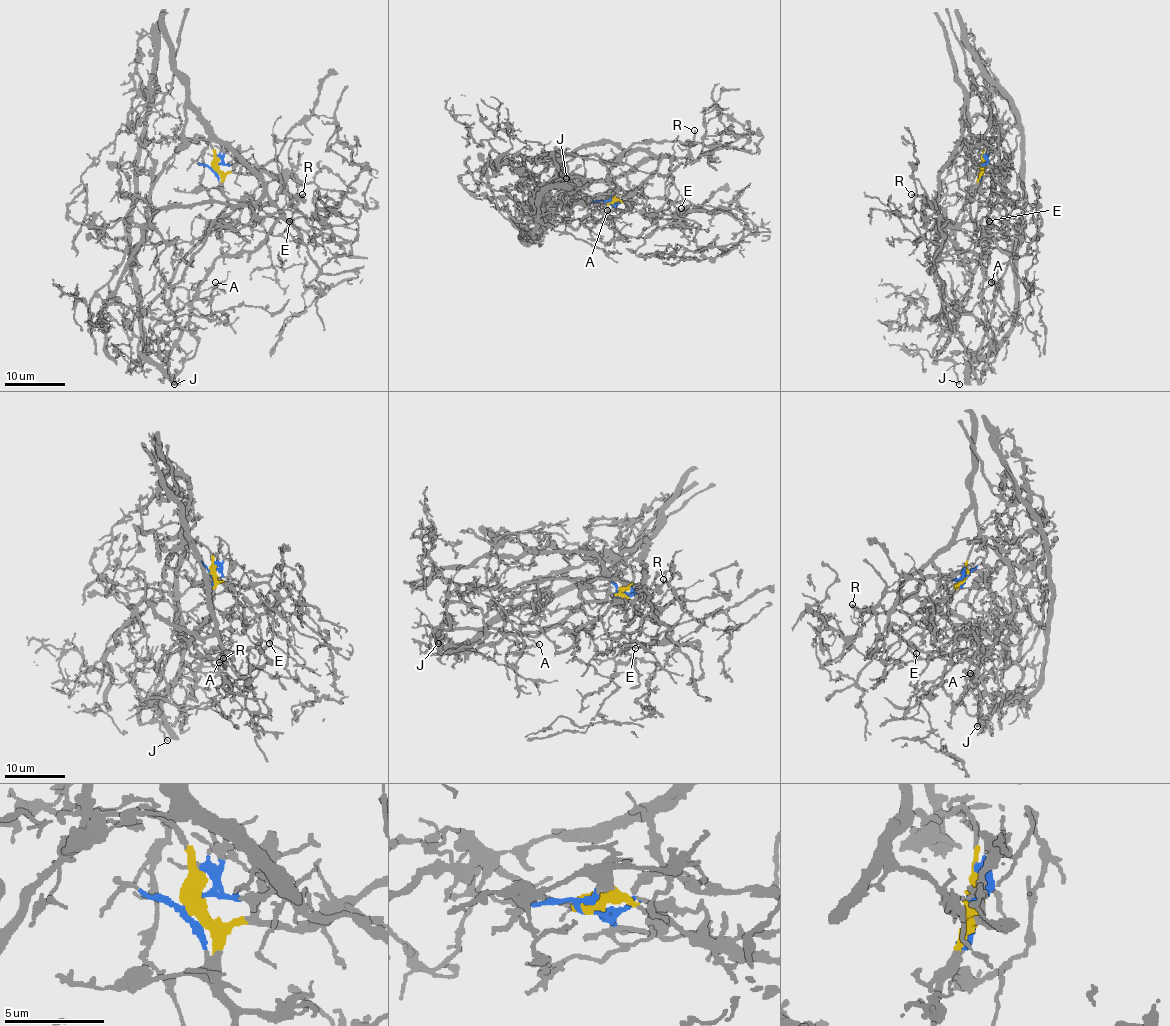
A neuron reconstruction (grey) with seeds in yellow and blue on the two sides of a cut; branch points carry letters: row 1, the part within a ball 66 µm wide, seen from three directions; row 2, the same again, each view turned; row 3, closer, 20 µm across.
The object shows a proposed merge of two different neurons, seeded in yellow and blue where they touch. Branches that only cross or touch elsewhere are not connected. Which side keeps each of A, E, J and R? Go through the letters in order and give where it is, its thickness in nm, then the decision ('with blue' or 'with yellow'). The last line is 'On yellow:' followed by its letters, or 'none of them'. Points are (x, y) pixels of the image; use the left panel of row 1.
A: (215, 282) | 320 nm | with blue
E: (289, 221) | 190 nm | with blue
J: (174, 384) | 200 nm | with blue
R: (302, 194) | 220 nm | with yellow
On yellow: R

